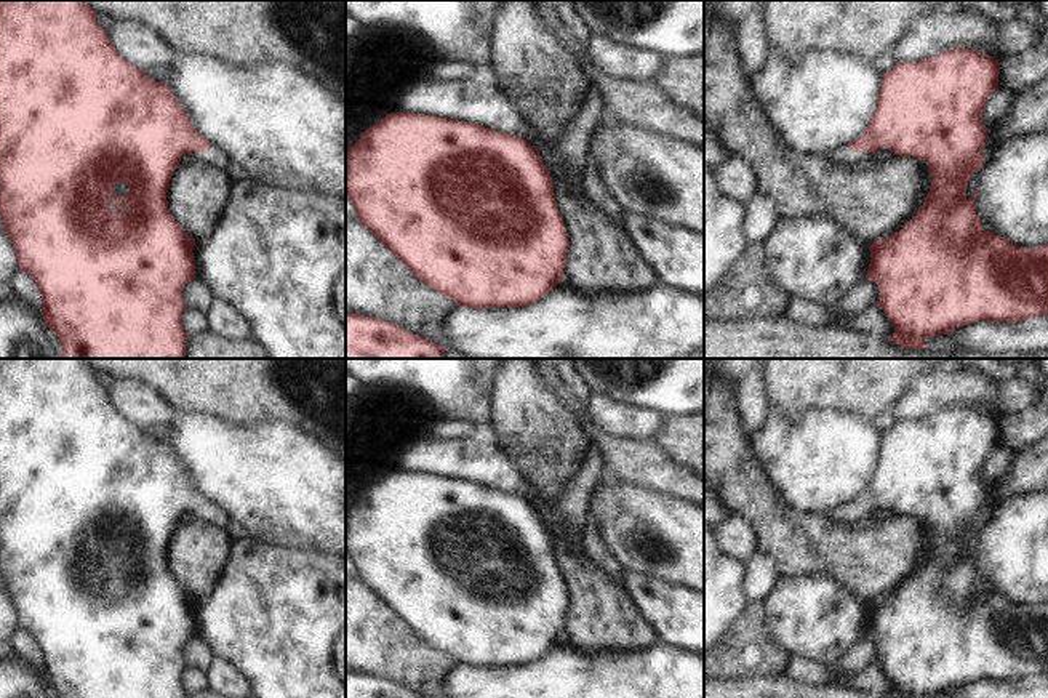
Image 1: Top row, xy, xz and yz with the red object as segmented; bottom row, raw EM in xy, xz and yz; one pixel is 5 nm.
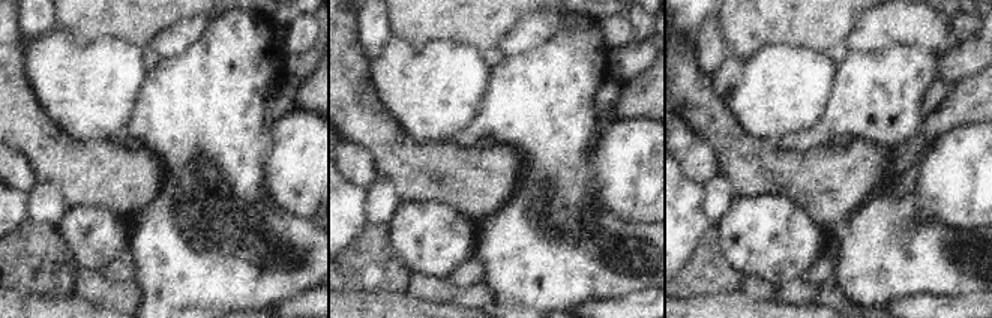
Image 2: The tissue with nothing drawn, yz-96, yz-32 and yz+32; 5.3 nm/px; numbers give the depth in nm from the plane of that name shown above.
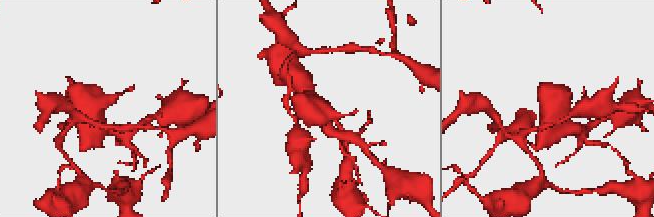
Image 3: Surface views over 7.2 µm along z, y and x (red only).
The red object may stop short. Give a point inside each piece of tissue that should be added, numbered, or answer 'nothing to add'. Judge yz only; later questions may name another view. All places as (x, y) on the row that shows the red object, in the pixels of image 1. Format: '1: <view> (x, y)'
1: yz (842, 154)

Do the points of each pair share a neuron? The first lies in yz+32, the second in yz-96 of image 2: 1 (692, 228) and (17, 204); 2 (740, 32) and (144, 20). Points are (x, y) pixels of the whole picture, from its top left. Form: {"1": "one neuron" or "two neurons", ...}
{"1": "one neuron", "2": "one neuron"}

